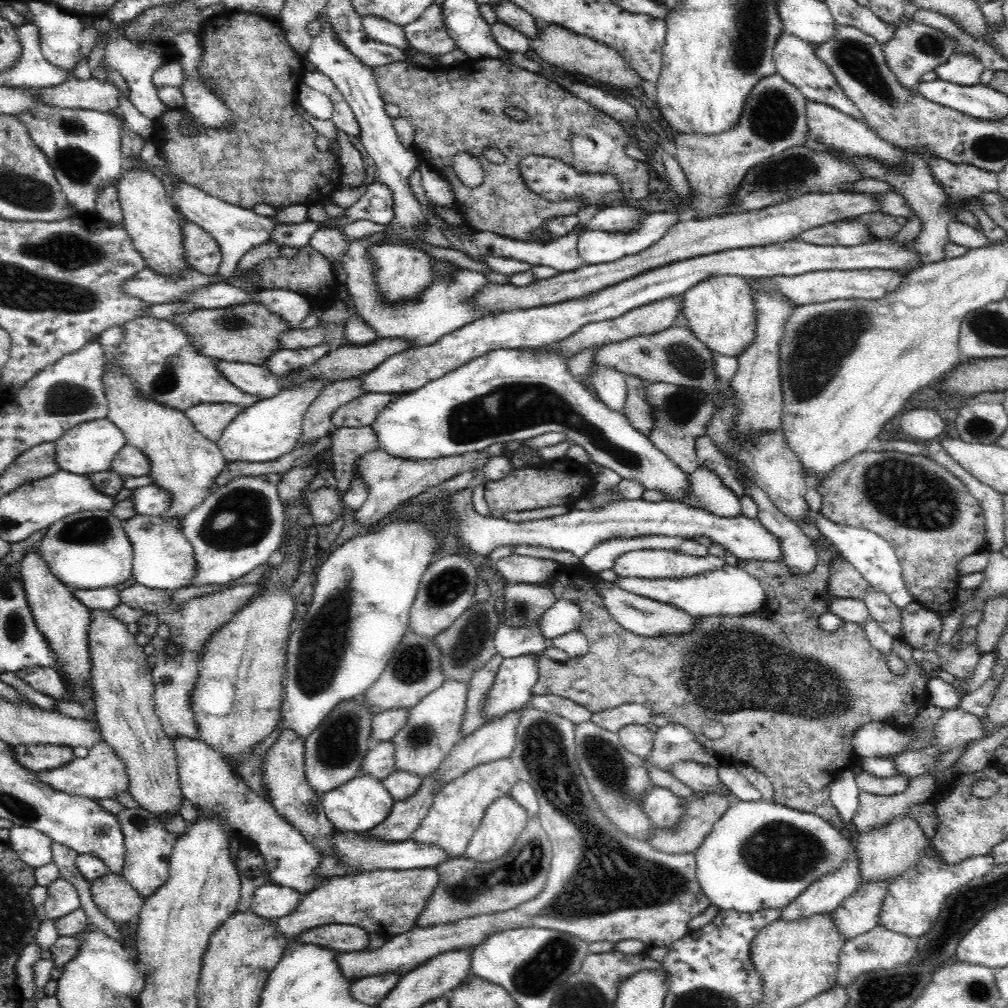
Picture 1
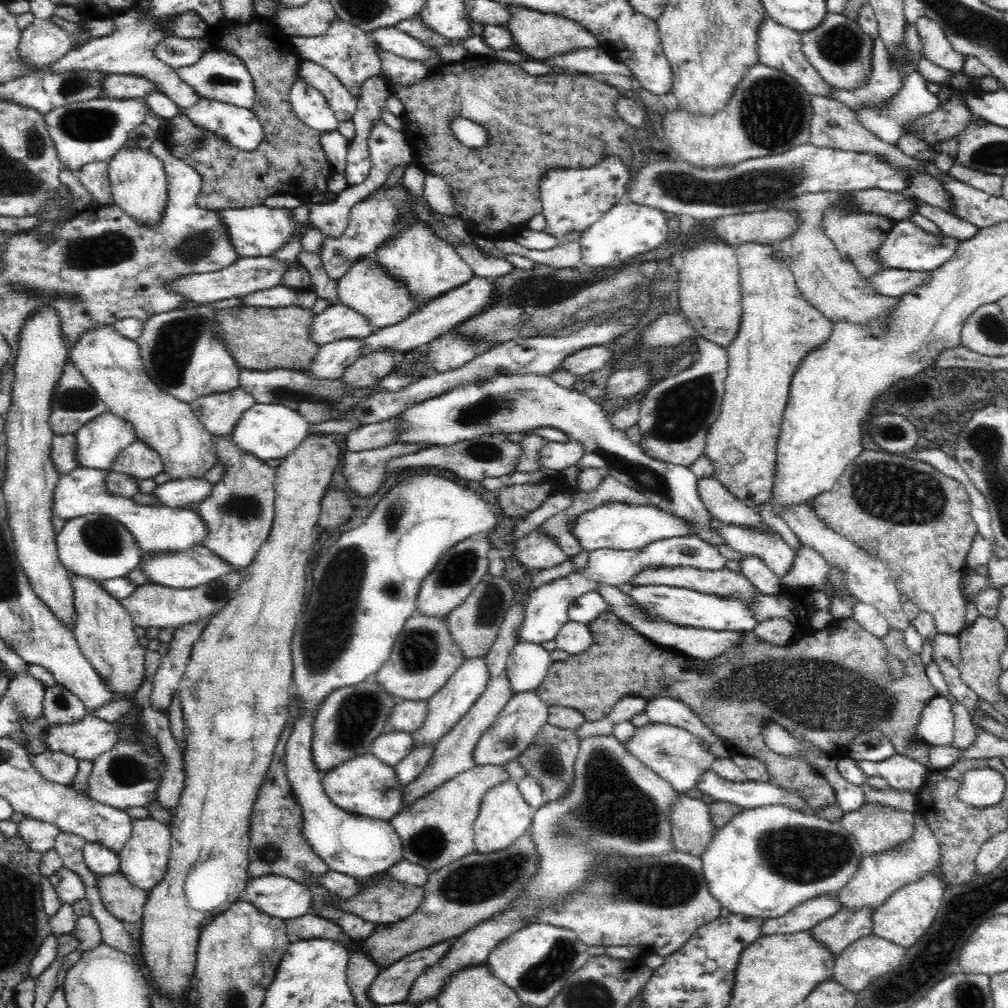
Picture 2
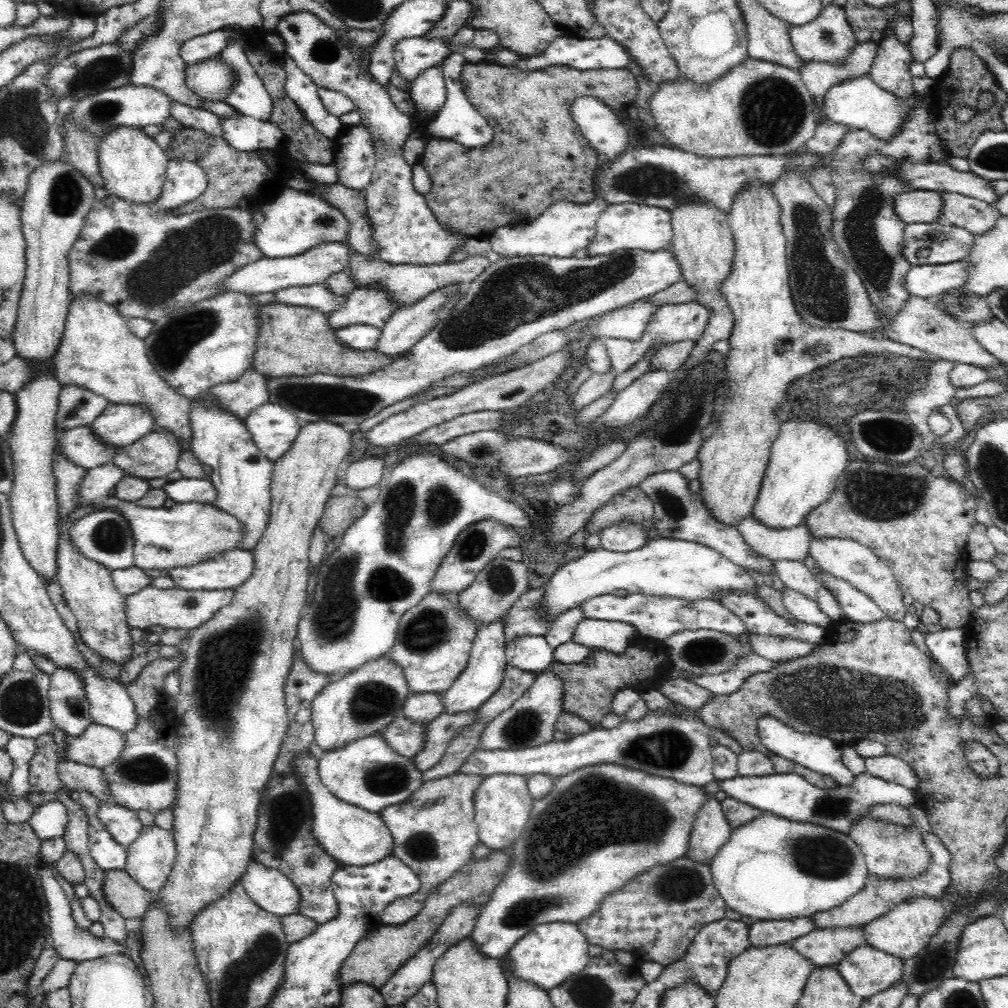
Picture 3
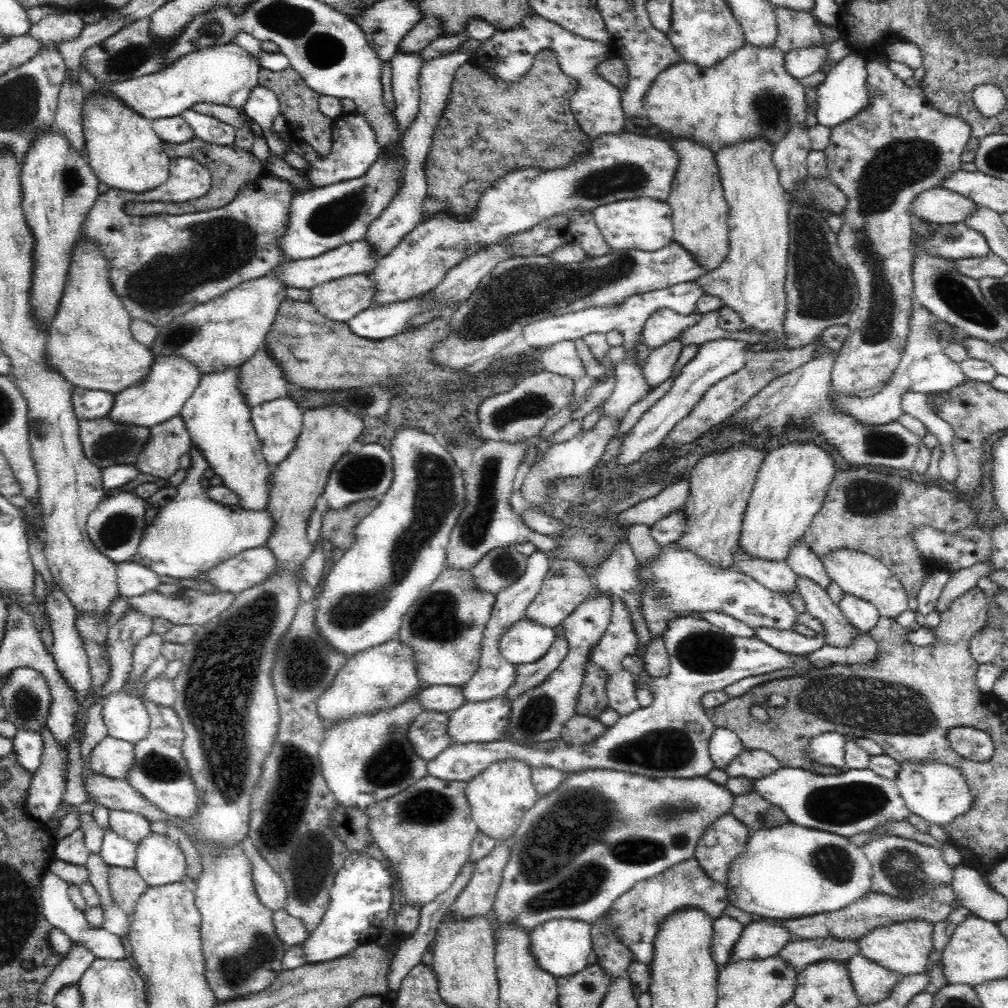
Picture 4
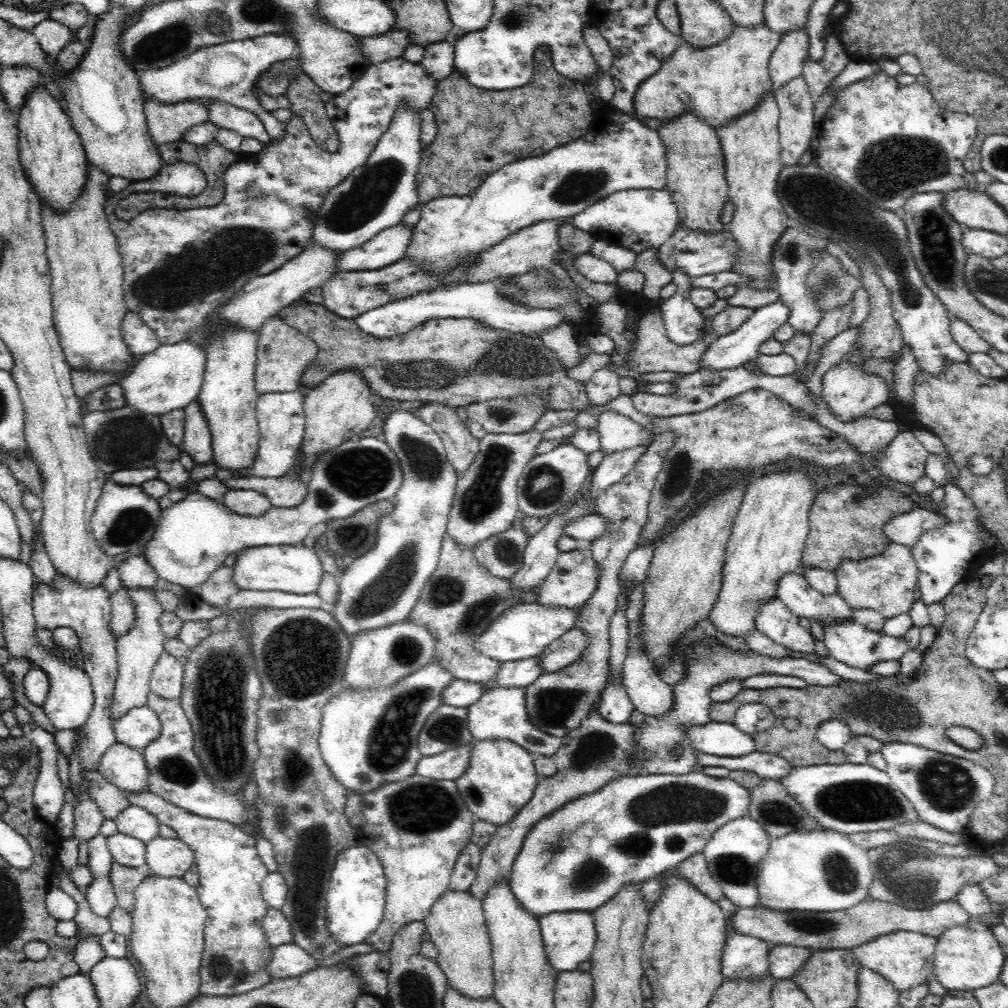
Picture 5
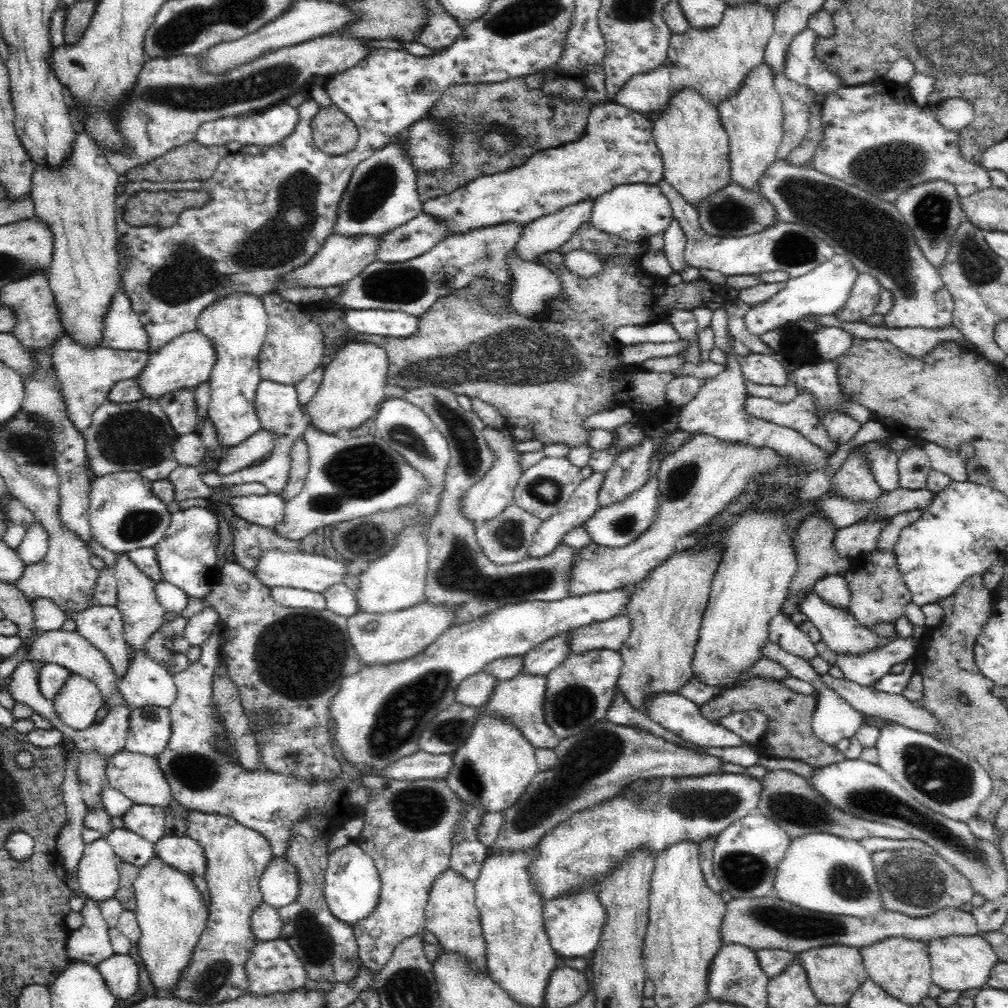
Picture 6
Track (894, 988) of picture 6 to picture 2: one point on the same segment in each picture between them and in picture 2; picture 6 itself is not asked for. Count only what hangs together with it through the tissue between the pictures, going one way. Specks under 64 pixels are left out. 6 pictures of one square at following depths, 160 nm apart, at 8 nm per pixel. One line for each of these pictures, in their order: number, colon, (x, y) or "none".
2: (906, 915)
3: (904, 932)
4: (903, 948)
5: (905, 959)

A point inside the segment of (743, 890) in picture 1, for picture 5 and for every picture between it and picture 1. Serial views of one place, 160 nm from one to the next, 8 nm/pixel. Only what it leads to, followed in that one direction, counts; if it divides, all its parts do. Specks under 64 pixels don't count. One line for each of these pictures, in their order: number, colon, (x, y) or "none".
2: (765, 861)
3: (771, 868)
4: (789, 872)
5: (821, 872)

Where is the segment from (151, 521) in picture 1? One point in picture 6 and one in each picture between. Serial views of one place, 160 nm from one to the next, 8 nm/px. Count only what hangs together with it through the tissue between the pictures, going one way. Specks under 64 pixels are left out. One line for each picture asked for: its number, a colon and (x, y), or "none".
2: (186, 569)
3: (229, 570)
4: (241, 572)
5: (297, 568)
6: (307, 571)

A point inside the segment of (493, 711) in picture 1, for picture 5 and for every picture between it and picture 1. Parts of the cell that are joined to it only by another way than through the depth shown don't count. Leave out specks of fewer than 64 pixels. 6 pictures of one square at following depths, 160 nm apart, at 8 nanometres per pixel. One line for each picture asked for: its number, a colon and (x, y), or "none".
2: (528, 663)
3: (531, 653)
4: (523, 642)
5: (525, 630)

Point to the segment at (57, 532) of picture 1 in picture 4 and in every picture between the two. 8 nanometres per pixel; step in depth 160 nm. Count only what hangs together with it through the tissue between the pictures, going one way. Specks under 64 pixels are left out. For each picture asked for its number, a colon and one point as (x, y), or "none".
2: (97, 546)
3: (104, 535)
4: (116, 526)

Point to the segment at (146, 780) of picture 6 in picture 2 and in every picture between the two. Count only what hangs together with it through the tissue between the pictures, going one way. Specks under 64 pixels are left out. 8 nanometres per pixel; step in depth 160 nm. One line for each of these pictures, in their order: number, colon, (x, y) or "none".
2: (90, 738)
3: (99, 746)
4: (112, 758)
5: (124, 767)

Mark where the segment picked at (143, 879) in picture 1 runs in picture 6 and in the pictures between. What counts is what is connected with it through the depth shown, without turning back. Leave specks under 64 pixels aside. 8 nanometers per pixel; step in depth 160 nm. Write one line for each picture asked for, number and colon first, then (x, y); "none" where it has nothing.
2: (143, 861)
3: (150, 858)
4: (160, 860)
5: (167, 857)
6: (183, 853)

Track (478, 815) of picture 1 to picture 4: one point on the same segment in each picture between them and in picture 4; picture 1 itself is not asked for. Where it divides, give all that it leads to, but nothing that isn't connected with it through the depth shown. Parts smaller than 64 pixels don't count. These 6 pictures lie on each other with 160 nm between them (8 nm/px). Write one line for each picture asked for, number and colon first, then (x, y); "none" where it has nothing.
2: (436, 829)
3: (433, 831)
4: (425, 830)

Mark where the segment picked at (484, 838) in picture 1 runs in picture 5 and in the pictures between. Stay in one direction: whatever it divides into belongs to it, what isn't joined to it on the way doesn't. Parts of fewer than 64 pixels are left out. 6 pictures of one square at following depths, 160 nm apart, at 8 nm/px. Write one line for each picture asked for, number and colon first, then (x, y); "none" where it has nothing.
2: (504, 816)
3: (502, 802)
4: (498, 797)
5: (501, 776)

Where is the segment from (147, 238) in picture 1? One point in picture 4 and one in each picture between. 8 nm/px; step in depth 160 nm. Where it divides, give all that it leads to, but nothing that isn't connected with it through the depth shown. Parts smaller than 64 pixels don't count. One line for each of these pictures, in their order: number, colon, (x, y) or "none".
2: (138, 182)
3: (133, 165)
4: (123, 149)

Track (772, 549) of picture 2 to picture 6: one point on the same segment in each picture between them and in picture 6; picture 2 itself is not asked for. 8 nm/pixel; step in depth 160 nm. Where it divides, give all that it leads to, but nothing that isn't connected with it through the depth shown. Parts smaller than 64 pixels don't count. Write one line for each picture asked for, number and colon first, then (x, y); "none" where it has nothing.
3: (795, 575)
4: (837, 631)
5: (848, 642)
6: (866, 670)

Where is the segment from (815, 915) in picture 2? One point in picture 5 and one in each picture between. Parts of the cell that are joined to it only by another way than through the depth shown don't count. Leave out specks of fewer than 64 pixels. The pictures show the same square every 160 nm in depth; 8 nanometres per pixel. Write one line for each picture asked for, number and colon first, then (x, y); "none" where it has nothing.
3: (762, 933)
4: (759, 939)
5: (744, 957)

